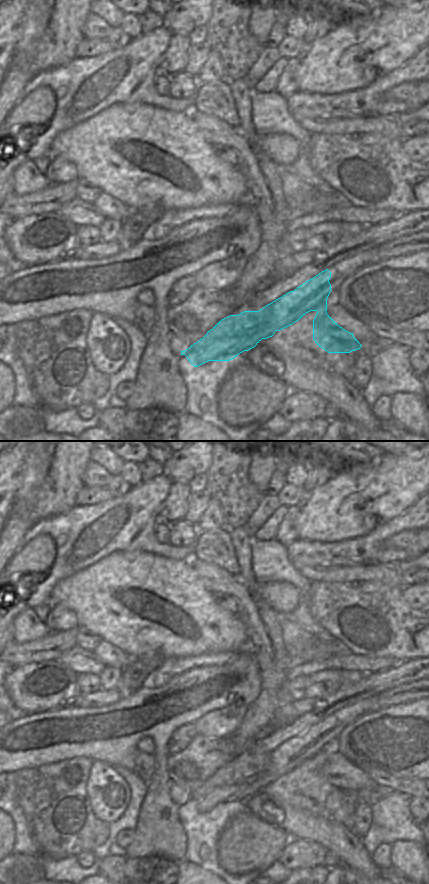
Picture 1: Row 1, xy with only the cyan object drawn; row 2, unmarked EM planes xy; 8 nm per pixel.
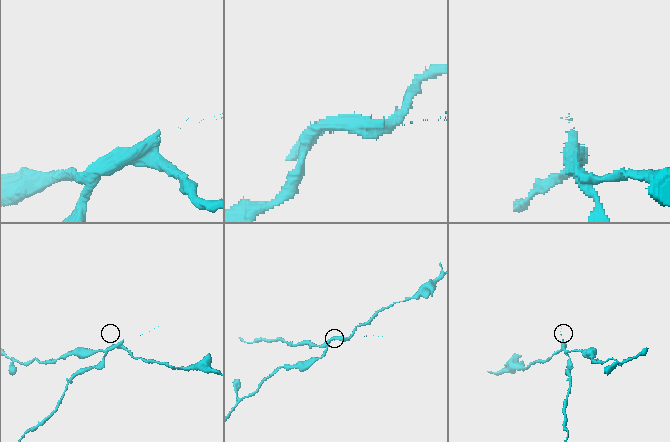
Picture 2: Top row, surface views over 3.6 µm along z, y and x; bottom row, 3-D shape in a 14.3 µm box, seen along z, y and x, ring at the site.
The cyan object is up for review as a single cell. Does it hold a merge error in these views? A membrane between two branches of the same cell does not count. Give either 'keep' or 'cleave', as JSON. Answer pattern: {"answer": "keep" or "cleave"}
{"answer": "cleave"}

